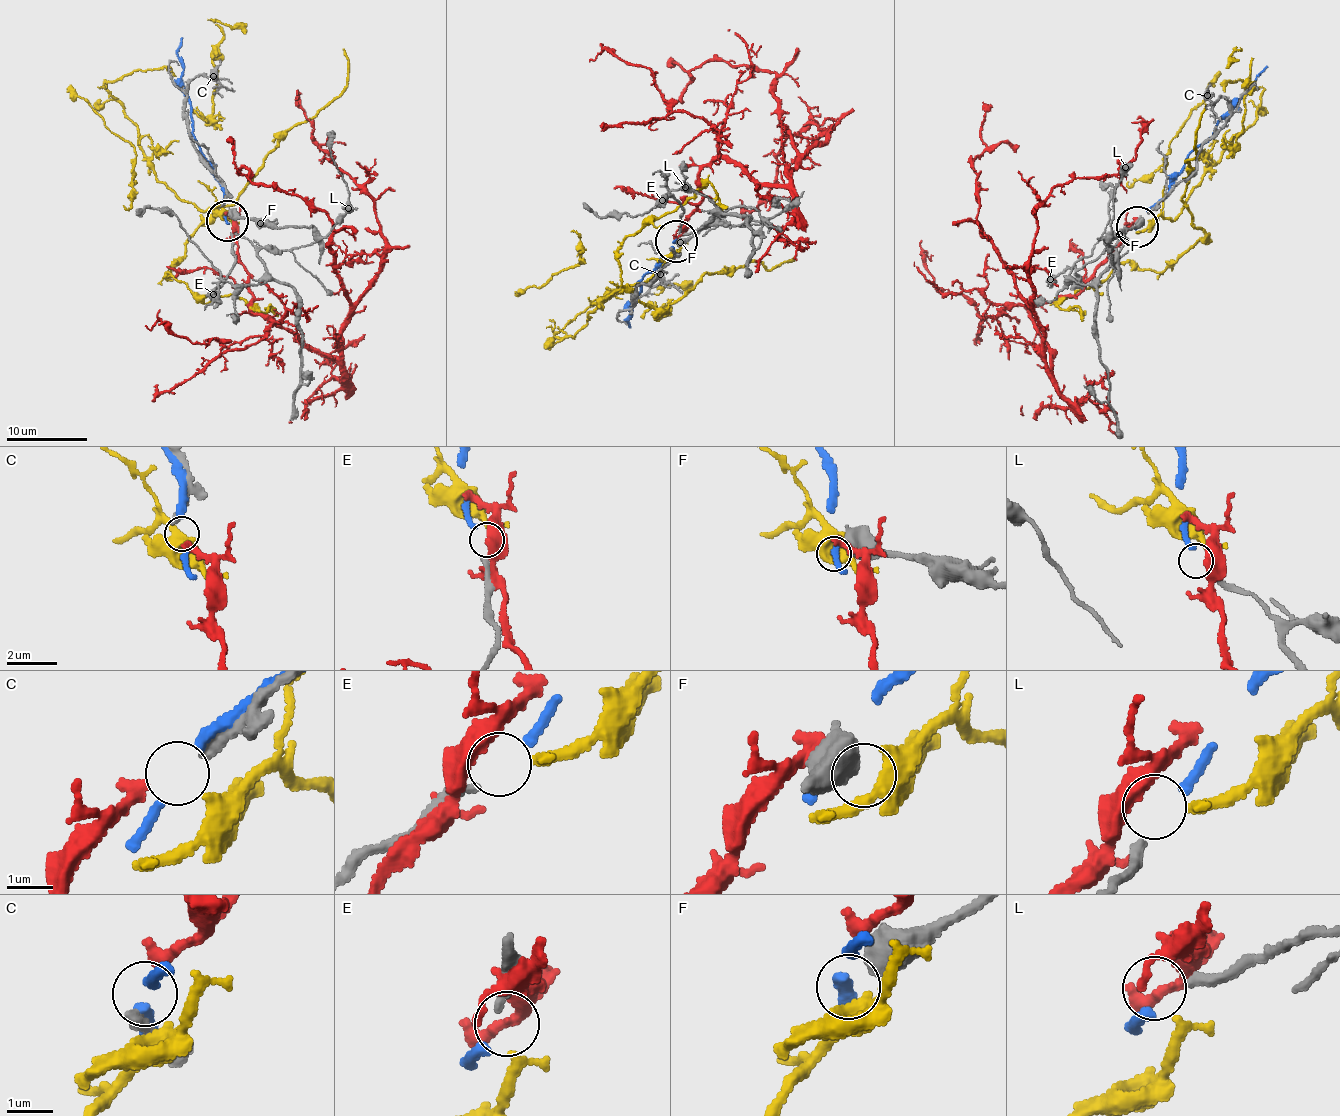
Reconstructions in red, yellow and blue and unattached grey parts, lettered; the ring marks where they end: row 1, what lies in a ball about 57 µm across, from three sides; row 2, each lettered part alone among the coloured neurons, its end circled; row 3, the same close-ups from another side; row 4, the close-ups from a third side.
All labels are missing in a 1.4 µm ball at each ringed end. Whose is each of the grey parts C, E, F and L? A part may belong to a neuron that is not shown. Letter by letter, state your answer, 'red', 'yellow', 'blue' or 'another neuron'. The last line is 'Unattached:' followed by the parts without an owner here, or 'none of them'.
C: red
E: yellow
F: another neuron
L: blue
Unattached: F

